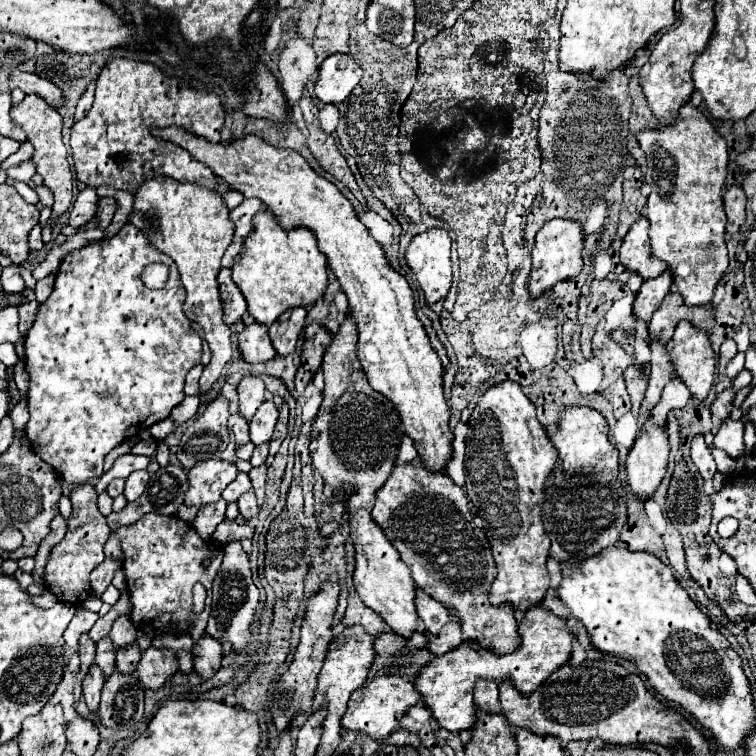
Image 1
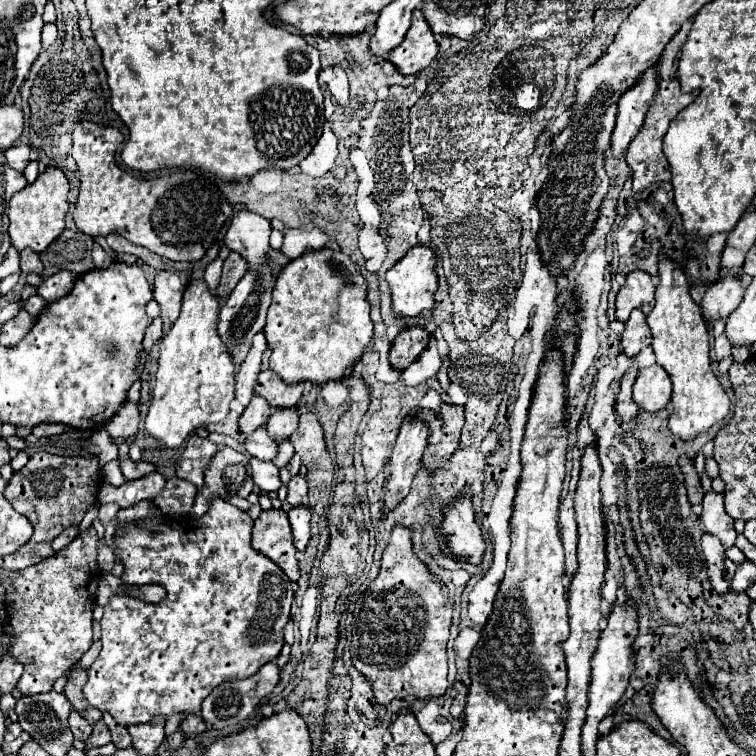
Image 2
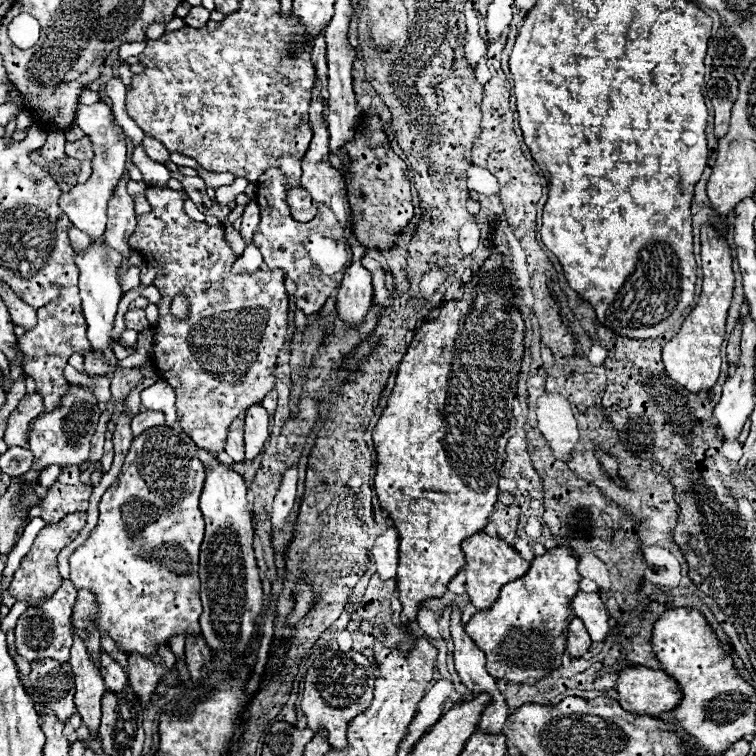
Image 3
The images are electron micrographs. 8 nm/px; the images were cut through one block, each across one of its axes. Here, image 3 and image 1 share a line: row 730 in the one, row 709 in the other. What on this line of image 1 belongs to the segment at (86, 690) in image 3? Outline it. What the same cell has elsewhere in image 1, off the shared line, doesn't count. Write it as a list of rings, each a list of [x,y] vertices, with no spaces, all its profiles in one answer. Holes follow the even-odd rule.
[[[92,664],[86,678],[84,678],[84,682],[82,682],[82,696],[84,696],[84,700],[86,700],[86,704],[92,712],[98,710],[100,690],[102,690],[104,680],[106,680],[104,672],[100,672],[100,668],[96,668],[96,664]]]

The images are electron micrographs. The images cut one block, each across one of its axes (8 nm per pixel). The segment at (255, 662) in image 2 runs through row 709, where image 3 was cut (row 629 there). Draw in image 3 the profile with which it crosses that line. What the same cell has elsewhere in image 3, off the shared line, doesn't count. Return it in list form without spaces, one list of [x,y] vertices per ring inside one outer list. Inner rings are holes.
[[[154,426],[146,432],[142,432],[140,436],[136,436],[132,440],[132,446],[126,454],[122,472],[118,476],[118,480],[114,482],[114,486],[110,486],[102,500],[100,500],[100,520],[98,526],[92,530],[92,534],[88,536],[88,540],[78,546],[74,550],[74,554],[70,556],[70,580],[74,582],[74,586],[78,590],[90,590],[96,596],[96,604],[98,604],[98,616],[94,620],[94,626],[98,628],[100,634],[106,634],[108,638],[112,638],[116,642],[116,648],[120,652],[124,652],[126,656],[130,656],[132,652],[138,652],[144,658],[152,658],[156,656],[158,648],[162,644],[168,644],[172,636],[200,636],[200,614],[202,614],[202,604],[200,604],[200,576],[198,576],[198,556],[200,556],[200,544],[204,538],[204,518],[202,512],[198,508],[198,498],[202,492],[202,484],[204,484],[204,464],[198,460],[196,456],[198,446],[180,430],[180,428],[170,428],[170,426]]]

